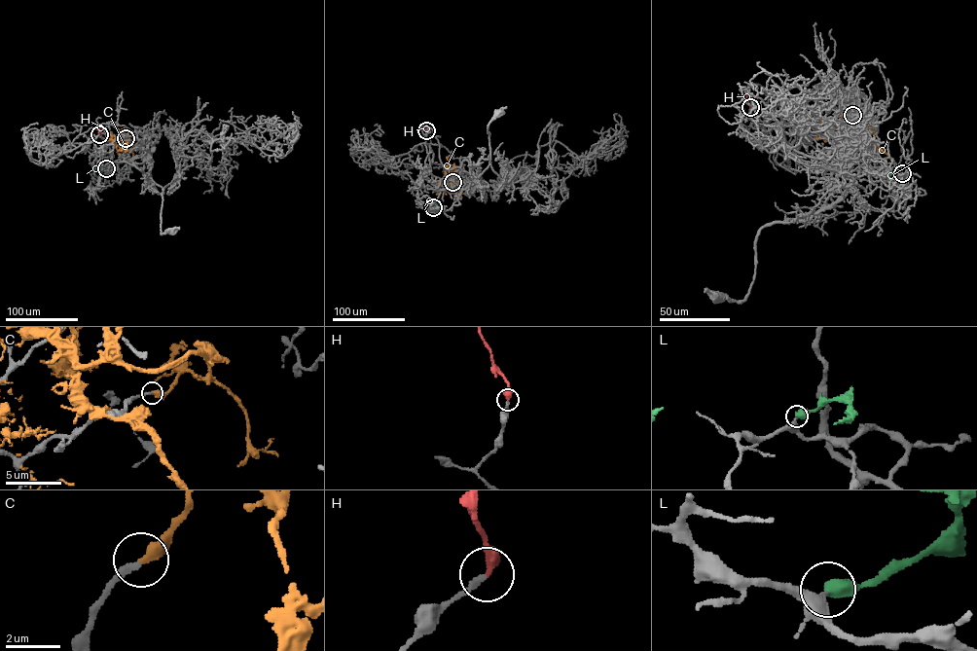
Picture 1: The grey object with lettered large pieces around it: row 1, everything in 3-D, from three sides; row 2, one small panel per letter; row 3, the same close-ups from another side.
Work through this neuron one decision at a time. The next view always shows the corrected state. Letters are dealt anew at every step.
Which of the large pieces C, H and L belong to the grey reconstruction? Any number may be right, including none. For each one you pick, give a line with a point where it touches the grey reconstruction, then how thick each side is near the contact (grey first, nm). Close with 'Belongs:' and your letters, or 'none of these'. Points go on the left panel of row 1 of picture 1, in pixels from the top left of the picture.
H: (99, 134) | 160/400 nm
L: (106, 168) | 280/550 nm
Belongs: H, L

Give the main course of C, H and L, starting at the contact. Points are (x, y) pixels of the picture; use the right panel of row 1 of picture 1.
C: (852, 115), (850, 109), (849, 126), (857, 126), (853, 116), (861, 114), (874, 127), (876, 117), (866, 114)
H: (750, 107), (745, 93), (753, 96)
L: (902, 173), (889, 174), (889, 168), (897, 174)

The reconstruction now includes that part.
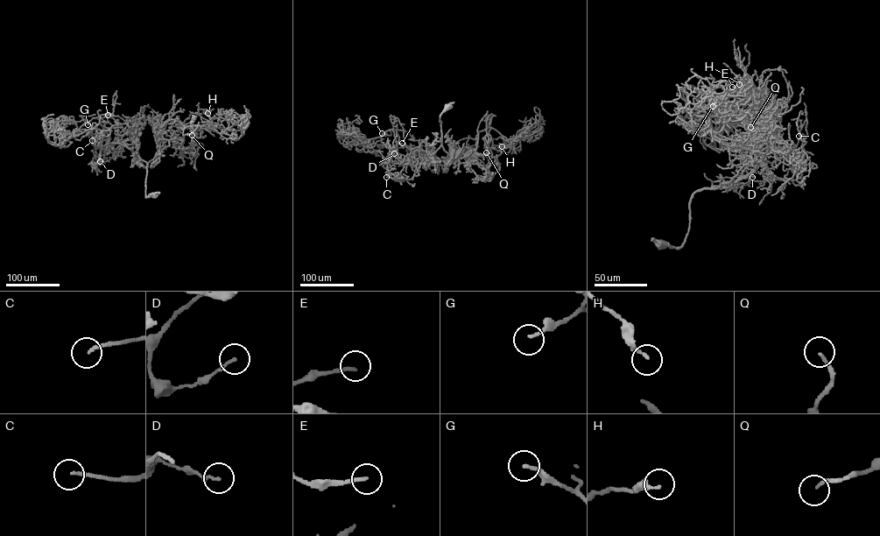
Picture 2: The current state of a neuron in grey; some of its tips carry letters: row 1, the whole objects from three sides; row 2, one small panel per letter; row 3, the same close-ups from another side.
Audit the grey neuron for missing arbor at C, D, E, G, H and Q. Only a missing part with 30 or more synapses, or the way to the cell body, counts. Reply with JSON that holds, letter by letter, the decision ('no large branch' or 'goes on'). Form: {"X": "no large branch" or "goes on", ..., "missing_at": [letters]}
{"C": "goes on", "D": "no large branch", "E": "no large branch", "G": "goes on", "H": "no large branch", "Q": "no large branch", "missing_at": ["C", "G"]}

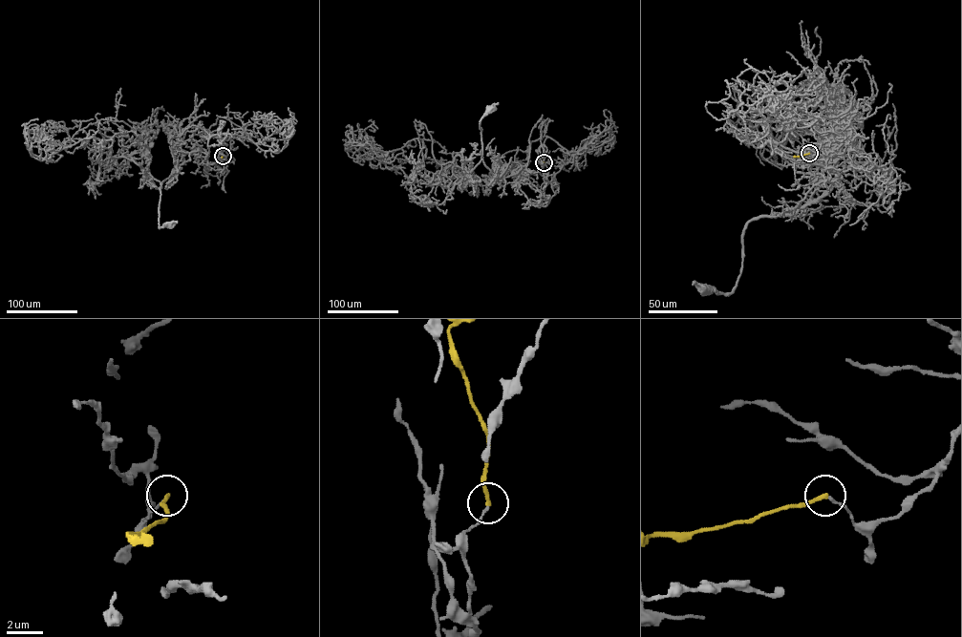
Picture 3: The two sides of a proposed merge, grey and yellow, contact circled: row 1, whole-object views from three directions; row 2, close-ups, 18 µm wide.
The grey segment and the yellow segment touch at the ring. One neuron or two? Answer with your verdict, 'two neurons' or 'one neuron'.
two neurons

